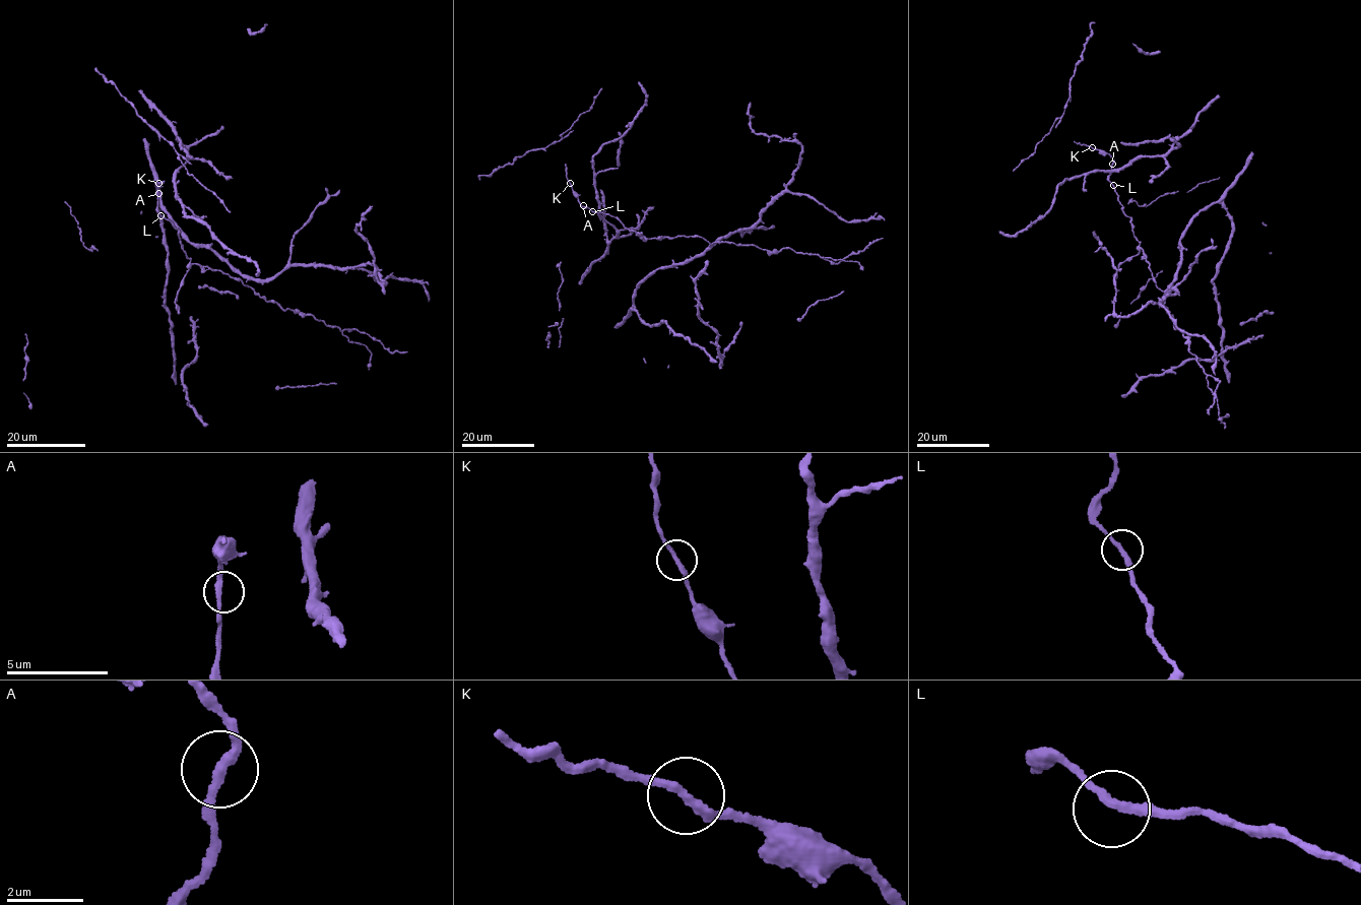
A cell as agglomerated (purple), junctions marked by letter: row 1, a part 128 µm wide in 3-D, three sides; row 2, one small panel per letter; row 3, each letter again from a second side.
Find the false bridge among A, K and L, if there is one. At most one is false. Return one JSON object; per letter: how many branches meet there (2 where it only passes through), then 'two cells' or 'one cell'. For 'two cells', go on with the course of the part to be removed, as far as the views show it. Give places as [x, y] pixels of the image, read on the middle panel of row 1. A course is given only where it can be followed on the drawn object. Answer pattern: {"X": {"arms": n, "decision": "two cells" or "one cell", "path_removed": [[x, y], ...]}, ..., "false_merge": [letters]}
{"A": {"arms": 2, "decision": "one cell"}, "K": {"arms": 2, "decision": "one cell"}, "L": {"arms": 2, "decision": "one cell"}, "false_merge": []}

